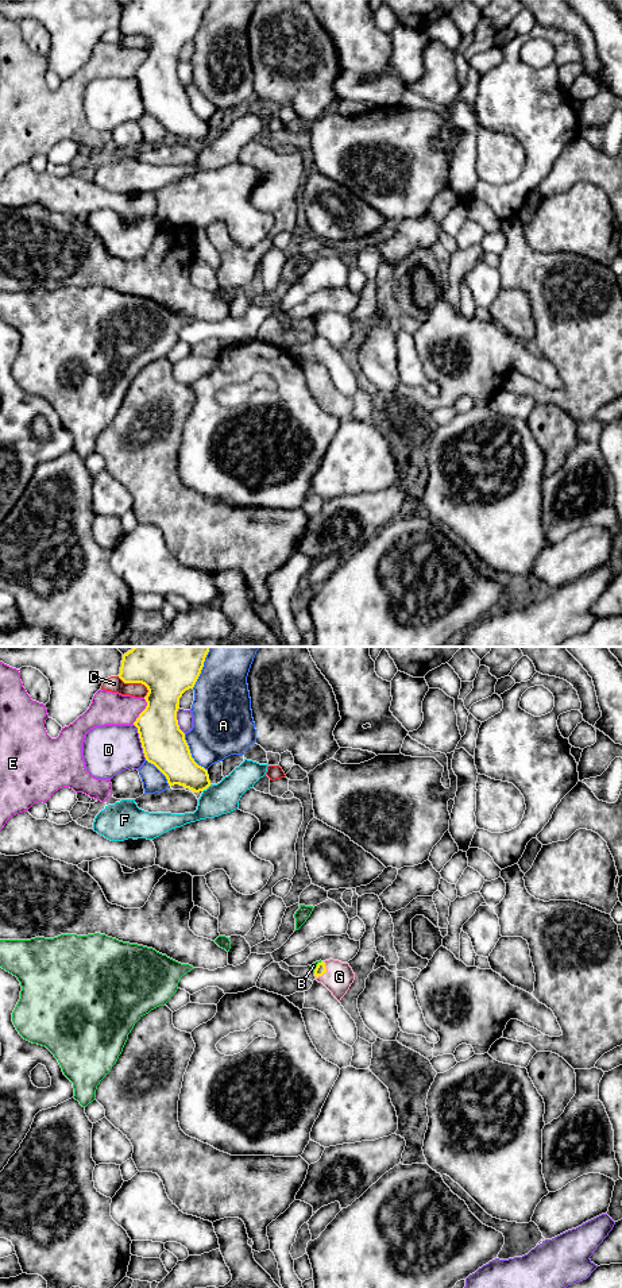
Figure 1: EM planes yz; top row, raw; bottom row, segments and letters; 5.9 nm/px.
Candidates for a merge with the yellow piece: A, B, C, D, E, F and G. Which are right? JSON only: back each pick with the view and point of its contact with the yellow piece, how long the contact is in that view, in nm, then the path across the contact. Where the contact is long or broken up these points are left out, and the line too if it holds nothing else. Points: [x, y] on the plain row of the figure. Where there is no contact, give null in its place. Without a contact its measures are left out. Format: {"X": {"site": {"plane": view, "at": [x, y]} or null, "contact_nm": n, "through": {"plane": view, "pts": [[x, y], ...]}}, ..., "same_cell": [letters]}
{"G": {"site": {"plane": "yz", "at": [325, 323]}, "contact_nm": 120, "through": {"plane": "yz", "pts": [[320, 322], [325, 323], [339, 328]]}}, "same_cell": ["G"]}

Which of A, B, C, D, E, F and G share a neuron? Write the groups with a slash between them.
A / B / C / D / E / F / G

